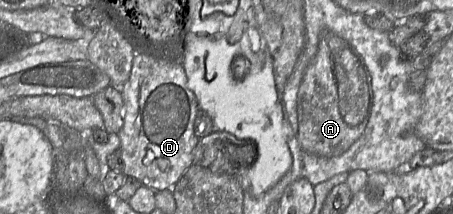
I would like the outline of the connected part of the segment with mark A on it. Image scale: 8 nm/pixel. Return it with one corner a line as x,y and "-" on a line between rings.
325,33
298,90
297,138
302,150
319,157
342,155
363,134
373,103
372,77
363,57
342,37

